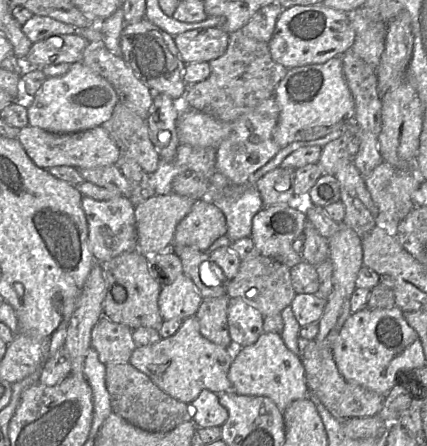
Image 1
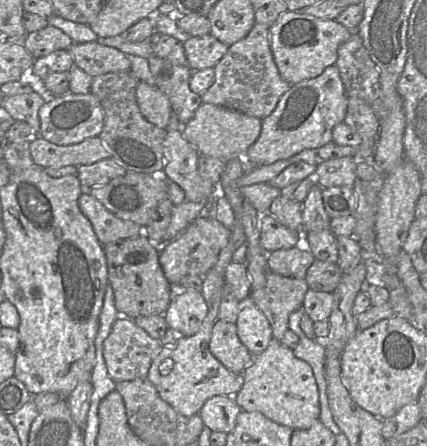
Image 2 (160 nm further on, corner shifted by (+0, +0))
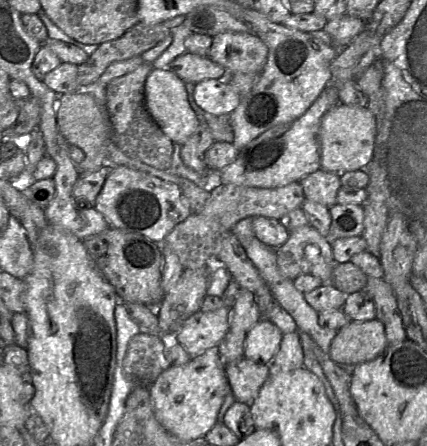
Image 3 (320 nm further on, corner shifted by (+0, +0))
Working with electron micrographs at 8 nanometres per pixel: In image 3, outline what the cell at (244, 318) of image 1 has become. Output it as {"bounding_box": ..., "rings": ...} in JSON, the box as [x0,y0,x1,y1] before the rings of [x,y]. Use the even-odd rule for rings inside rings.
{"bounding_box":[244,317,282,365],"rings":[[[262,317],[246,336],[244,357],[270,365],[279,350],[282,336],[281,331],[271,320]]]}

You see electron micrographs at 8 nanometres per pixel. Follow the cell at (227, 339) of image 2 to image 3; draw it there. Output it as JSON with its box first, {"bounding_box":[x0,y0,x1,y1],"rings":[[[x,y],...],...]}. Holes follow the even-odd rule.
{"bounding_box":[224,357,270,407],"rings":[[[246,357],[225,364],[224,370],[235,400],[249,407],[270,374],[269,365],[254,362]]]}

